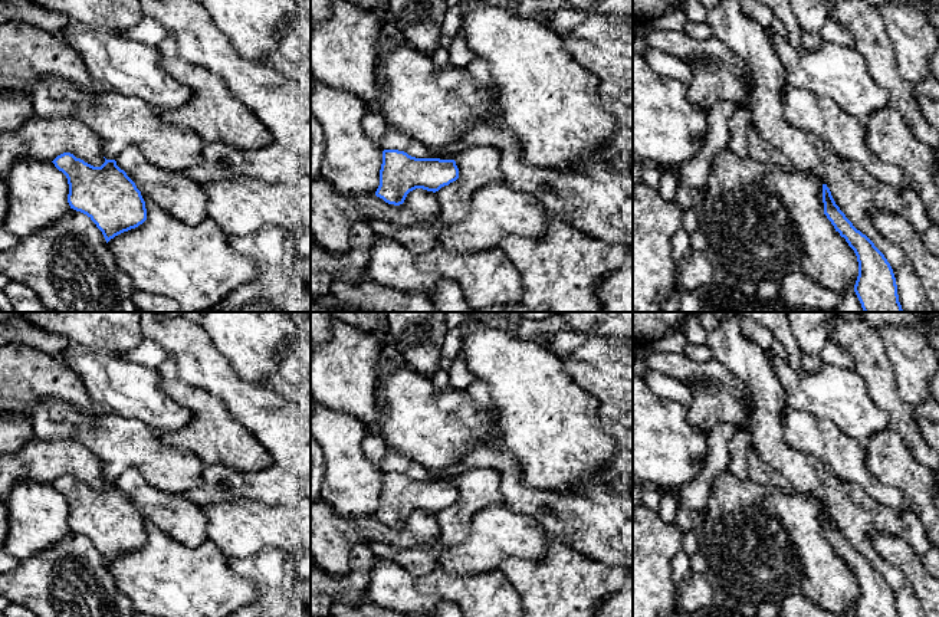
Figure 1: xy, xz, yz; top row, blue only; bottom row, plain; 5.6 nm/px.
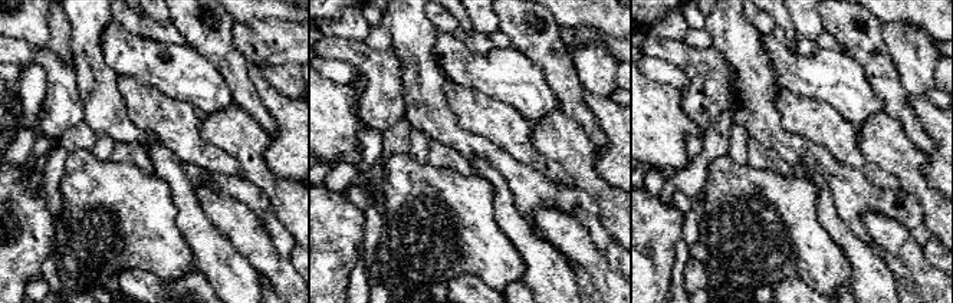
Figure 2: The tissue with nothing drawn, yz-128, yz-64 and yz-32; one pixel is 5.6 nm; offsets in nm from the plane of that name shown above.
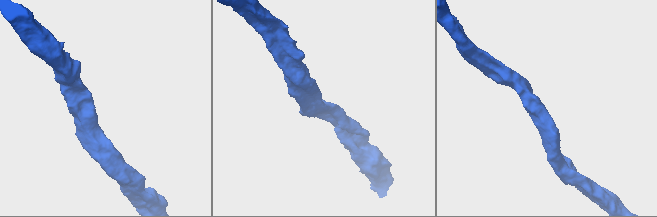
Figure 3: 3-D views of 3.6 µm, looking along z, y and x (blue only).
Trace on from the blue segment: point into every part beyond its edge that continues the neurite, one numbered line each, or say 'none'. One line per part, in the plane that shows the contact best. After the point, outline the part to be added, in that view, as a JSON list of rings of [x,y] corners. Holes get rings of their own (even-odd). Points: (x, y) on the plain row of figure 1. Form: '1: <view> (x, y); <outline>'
none

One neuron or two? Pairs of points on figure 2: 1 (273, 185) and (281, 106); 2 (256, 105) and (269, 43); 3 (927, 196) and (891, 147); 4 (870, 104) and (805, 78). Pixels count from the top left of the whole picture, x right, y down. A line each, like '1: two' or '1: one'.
1: two
2: two
3: one
4: one

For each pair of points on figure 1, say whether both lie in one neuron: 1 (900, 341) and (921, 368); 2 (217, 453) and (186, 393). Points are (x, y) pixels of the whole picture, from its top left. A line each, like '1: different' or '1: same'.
1: same
2: same

